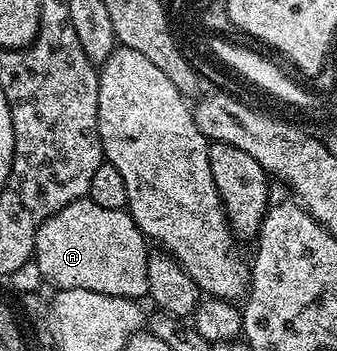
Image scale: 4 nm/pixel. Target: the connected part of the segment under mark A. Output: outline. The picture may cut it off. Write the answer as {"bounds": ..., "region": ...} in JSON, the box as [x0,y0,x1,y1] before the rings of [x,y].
{"bounds":[34,196,150,300],"region":[[[85,196],[76,202],[66,204],[66,208],[54,212],[54,216],[50,216],[40,225],[36,237],[34,261],[42,272],[44,282],[52,285],[56,290],[86,288],[86,292],[140,300],[148,292],[146,268],[150,246],[147,245],[149,246],[149,243],[127,209],[101,208]]]}

